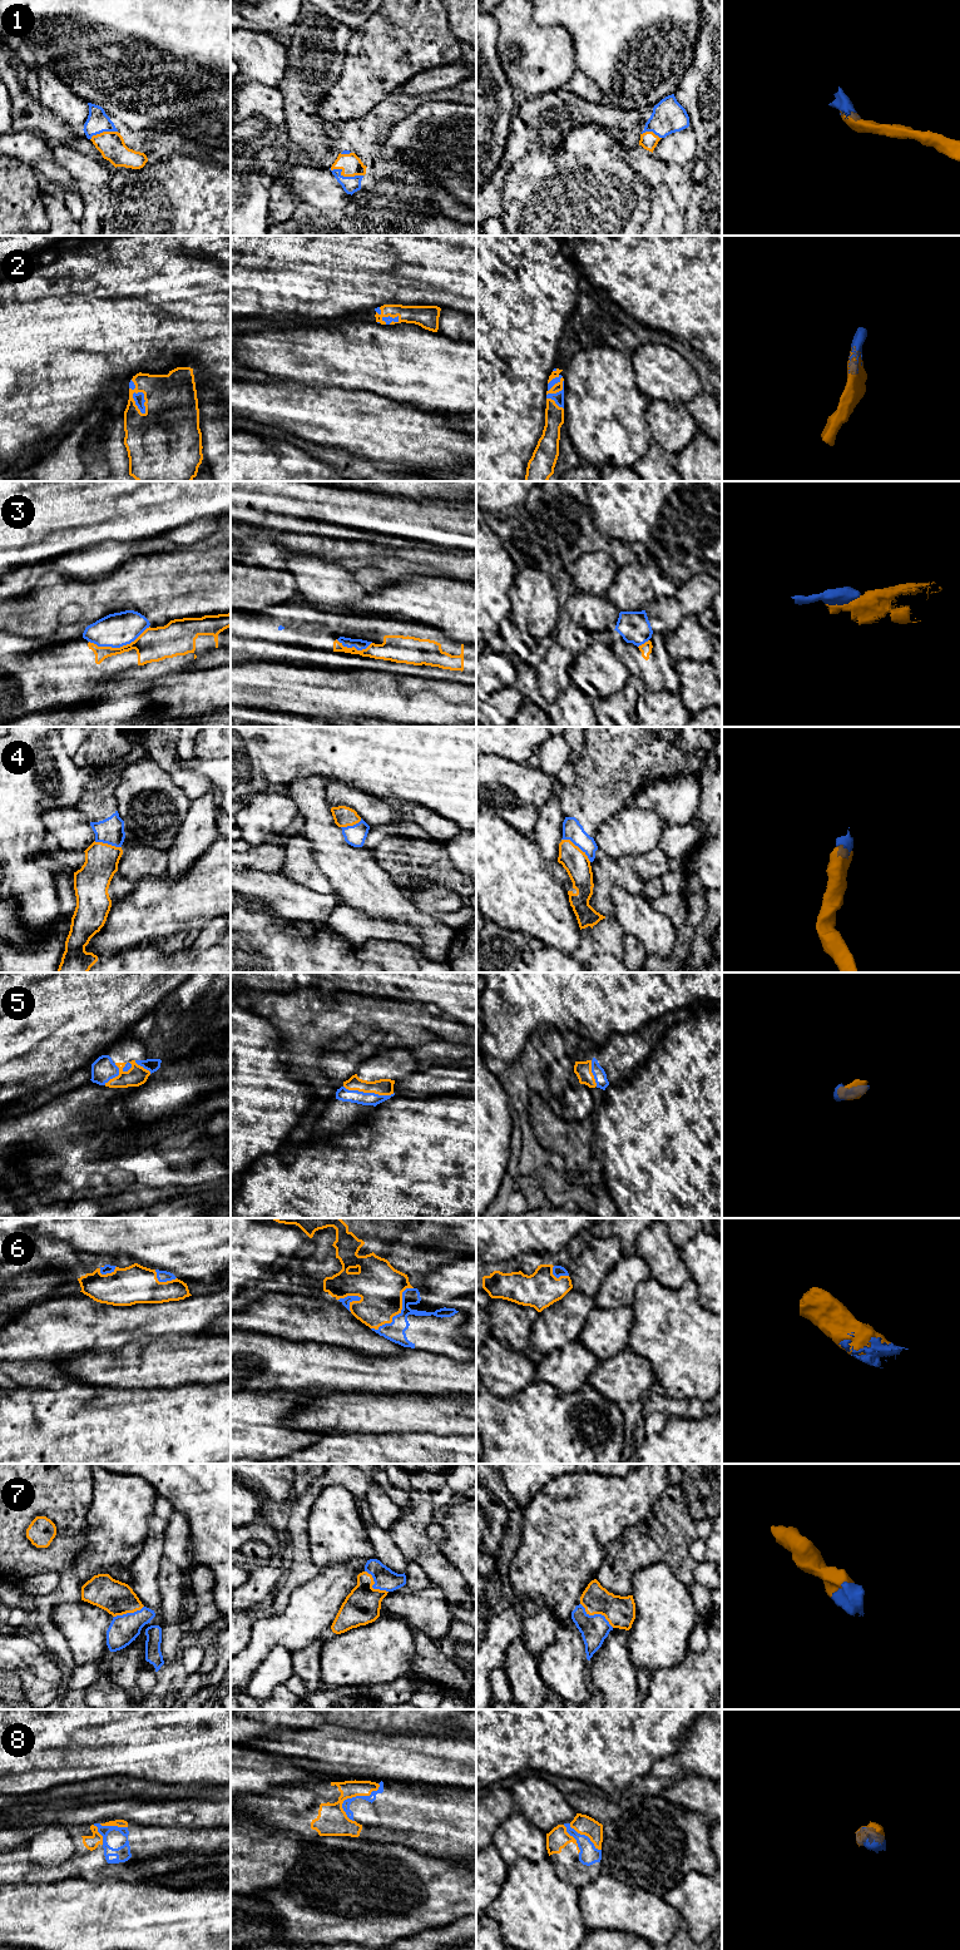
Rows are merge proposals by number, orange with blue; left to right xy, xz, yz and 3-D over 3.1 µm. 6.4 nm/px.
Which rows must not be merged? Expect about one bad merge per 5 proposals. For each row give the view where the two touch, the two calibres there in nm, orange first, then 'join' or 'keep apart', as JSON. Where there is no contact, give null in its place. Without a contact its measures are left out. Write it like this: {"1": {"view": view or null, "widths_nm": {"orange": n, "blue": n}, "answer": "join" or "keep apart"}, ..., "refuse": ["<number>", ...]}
{"1": {"view": "xz", "widths_nm": {"orange": 140, "blue": 110}, "answer": "join"}, "2": {"view": "xy", "widths_nm": {"orange": 340, "blue": 70}, "answer": "join"}, "3": {"view": "xy", "widths_nm": {"orange": 220, "blue": 220}, "answer": "keep apart"}, "4": {"view": "yz", "widths_nm": {"orange": 160, "blue": 130}, "answer": "join"}, "5": {"view": "xz", "widths_nm": {"orange": 110, "blue": 90}, "answer": "join"}, "6": {"view": "xz", "widths_nm": {"orange": 300, "blue": 130}, "answer": "join"}, "7": {"view": "yz", "widths_nm": {"orange": 190, "blue": 180}, "answer": "join"}, "8": {"view": "xz", "widths_nm": {"orange": 190, "blue": 50}, "answer": "join"}, "refuse": ["3"]}

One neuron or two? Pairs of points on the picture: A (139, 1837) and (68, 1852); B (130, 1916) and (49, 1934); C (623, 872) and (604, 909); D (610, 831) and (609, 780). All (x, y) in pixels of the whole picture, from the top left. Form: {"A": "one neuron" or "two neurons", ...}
{"A": "one neuron", "B": "one neuron", "C": "one neuron", "D": "two neurons"}

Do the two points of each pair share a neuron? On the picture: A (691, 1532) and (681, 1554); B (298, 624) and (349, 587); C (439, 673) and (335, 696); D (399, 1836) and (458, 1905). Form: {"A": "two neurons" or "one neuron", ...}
{"A": "one neuron", "B": "two neurons", "C": "two neurons", "D": "two neurons"}

